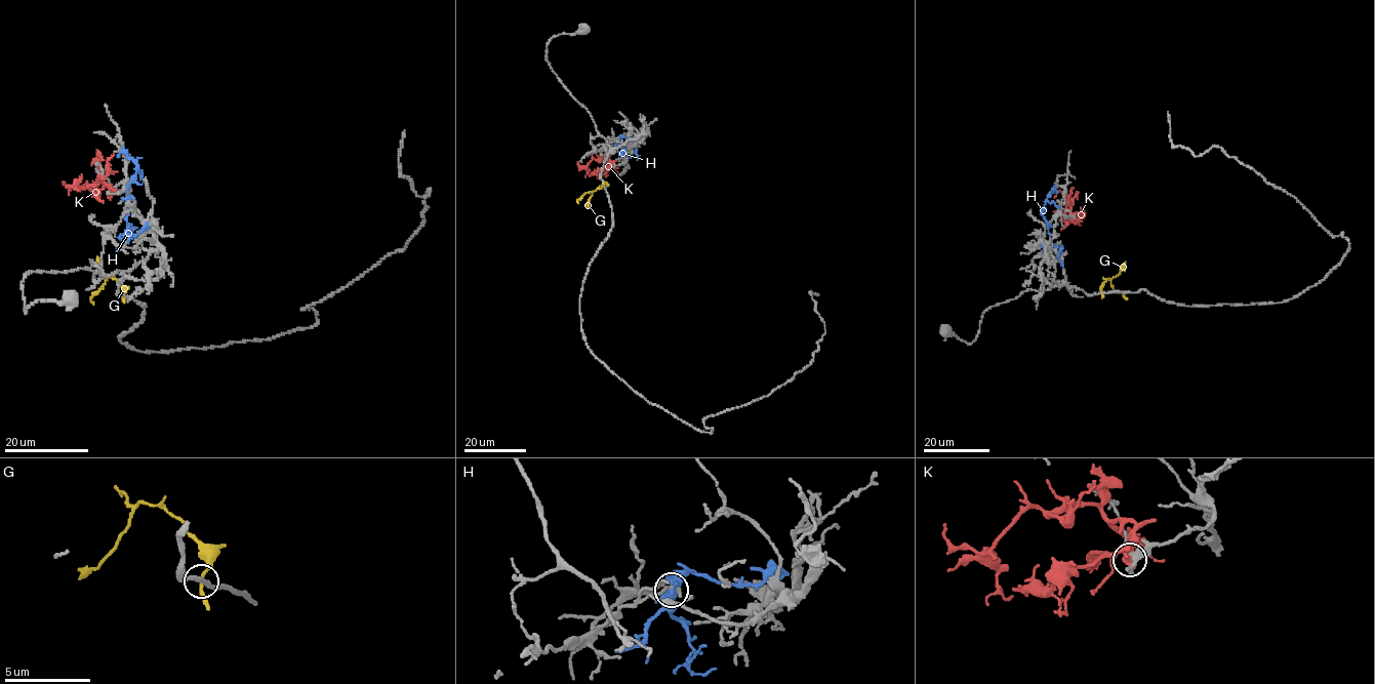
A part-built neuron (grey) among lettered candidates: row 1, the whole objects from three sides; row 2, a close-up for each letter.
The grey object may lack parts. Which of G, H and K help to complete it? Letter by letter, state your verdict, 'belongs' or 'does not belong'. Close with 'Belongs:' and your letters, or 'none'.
G: does not belong
H: does not belong
K: does not belong
Belongs: none

